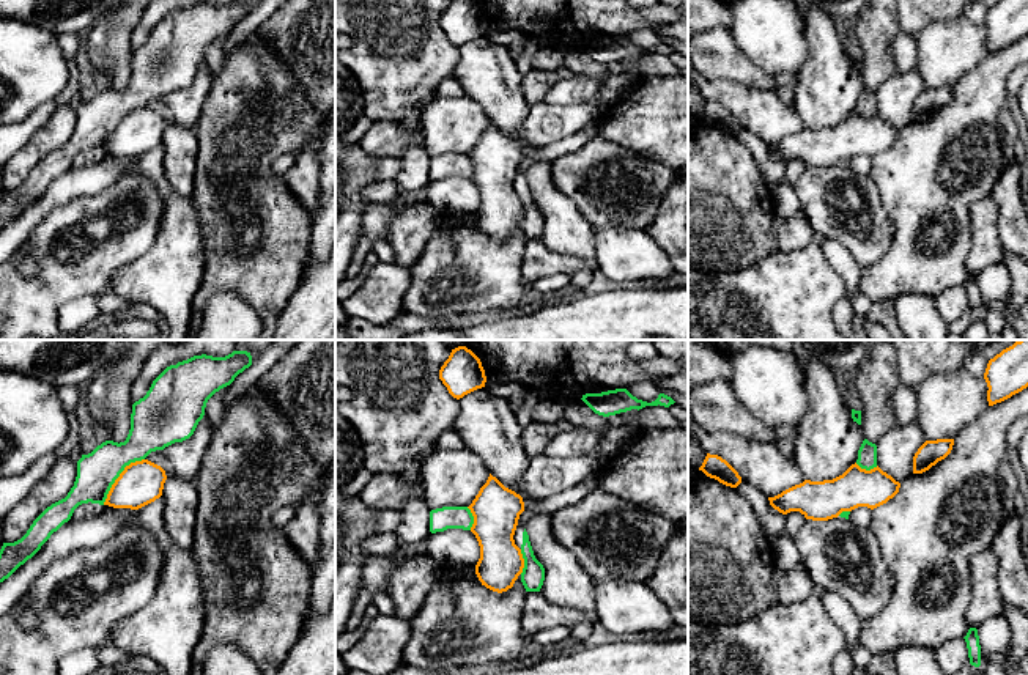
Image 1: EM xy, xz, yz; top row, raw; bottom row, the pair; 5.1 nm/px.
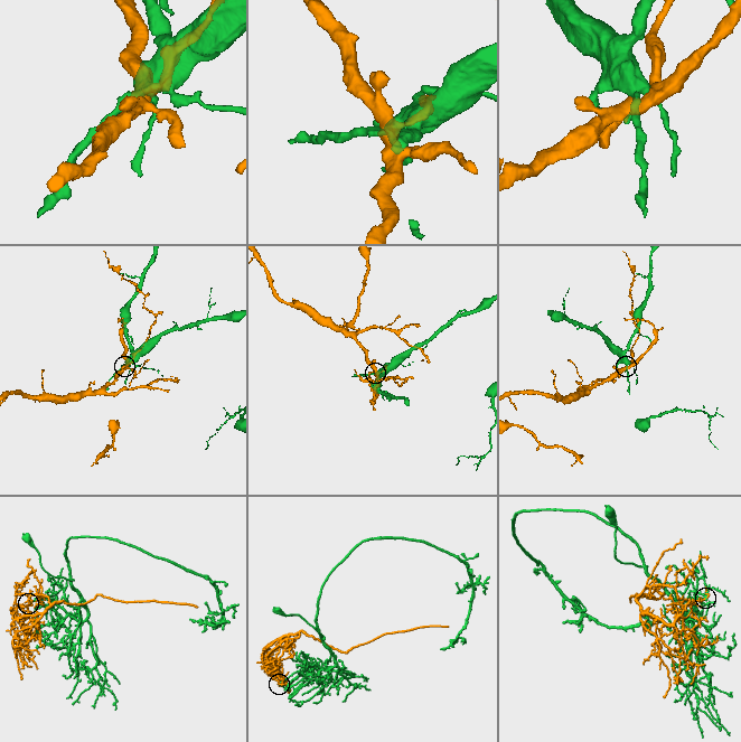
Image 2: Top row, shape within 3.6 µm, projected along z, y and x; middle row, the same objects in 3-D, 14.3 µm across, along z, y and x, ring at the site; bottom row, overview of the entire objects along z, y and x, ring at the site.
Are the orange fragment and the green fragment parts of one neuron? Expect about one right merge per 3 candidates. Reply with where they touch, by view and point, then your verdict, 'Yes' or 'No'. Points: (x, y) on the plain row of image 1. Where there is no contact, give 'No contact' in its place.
Touches orange at xy (118, 125). No

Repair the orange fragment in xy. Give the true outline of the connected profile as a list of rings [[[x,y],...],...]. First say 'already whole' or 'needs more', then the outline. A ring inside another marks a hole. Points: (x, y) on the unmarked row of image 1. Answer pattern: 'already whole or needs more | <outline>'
already whole | [[[135,109],[124,115],[112,132],[104,153],[139,157],[162,143],[165,118],[148,109]]]

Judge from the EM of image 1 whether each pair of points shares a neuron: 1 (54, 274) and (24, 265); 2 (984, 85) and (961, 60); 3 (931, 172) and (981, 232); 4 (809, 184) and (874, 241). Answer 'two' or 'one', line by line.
1: two
2: two
3: two
4: one

